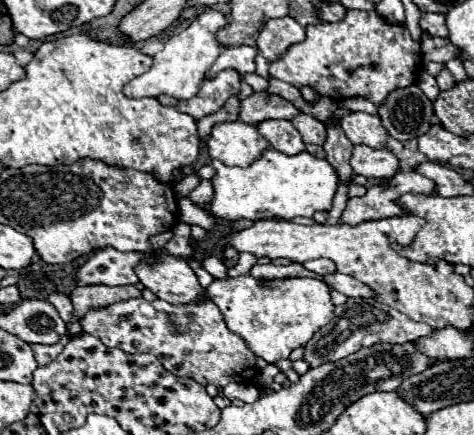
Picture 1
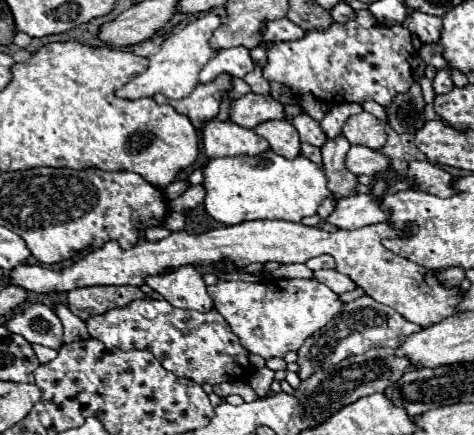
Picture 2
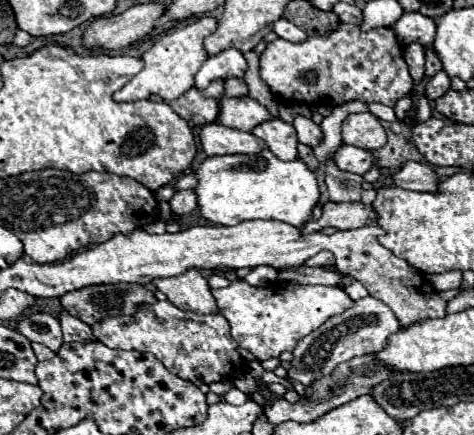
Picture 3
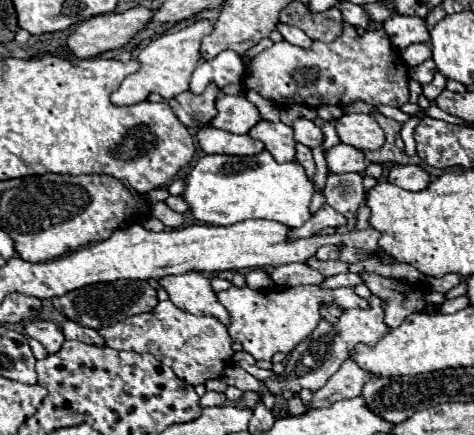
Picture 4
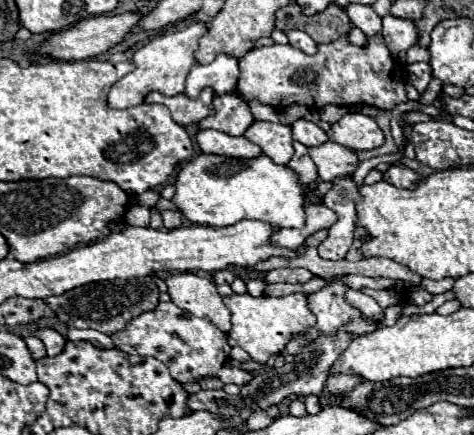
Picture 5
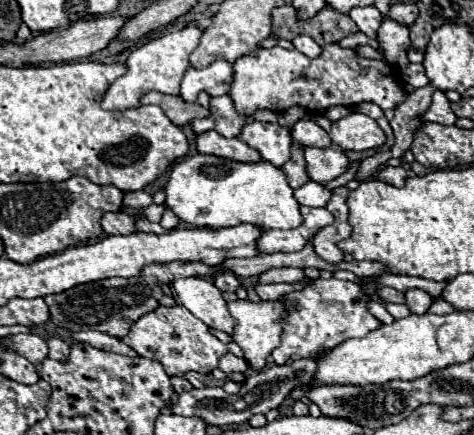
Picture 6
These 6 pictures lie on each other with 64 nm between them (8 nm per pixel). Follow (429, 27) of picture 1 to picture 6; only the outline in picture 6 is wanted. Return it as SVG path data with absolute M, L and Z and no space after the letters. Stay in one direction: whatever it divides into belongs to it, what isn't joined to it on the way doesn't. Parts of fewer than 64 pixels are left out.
M386 16L382 26L378 28L378 36L376 36L376 42L384 50L388 64L398 68L400 72L404 72L404 68L408 66L408 58L406 58L406 50L410 46L408 32L410 30L406 26L402 26Z

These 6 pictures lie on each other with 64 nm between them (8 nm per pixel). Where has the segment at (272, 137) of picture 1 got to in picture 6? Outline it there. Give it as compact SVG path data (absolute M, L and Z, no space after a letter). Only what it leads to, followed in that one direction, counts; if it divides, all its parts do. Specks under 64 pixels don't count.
M248 120L238 136L242 142L246 142L250 148L258 150L262 160L282 166L290 160L290 146L292 136L288 128L282 128L280 124L264 124L256 120Z

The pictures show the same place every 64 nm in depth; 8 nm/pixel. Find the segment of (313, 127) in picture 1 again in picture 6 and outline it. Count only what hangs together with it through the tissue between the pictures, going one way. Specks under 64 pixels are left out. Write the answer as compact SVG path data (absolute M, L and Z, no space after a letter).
M300 120L292 126L292 138L302 146L316 146L328 148L332 144L330 136L314 122L314 120Z

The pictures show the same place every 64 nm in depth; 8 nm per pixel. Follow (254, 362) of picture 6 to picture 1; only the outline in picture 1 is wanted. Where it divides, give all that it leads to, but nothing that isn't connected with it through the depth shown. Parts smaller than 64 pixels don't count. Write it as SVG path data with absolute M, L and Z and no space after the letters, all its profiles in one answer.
M238 276L214 280L206 294L220 308L228 328L268 364L288 358L294 348L302 348L334 316L330 288L320 278L256 280L252 276Z

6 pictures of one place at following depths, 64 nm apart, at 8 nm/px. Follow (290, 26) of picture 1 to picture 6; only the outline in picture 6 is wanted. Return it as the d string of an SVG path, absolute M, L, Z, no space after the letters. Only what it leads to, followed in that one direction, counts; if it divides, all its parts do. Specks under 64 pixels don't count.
M296 36L296 38L292 40L292 44L294 44L294 48L296 48L298 52L302 52L302 54L306 54L306 56L310 56L310 58L320 56L320 52L322 52L322 48L320 48L310 36Z

